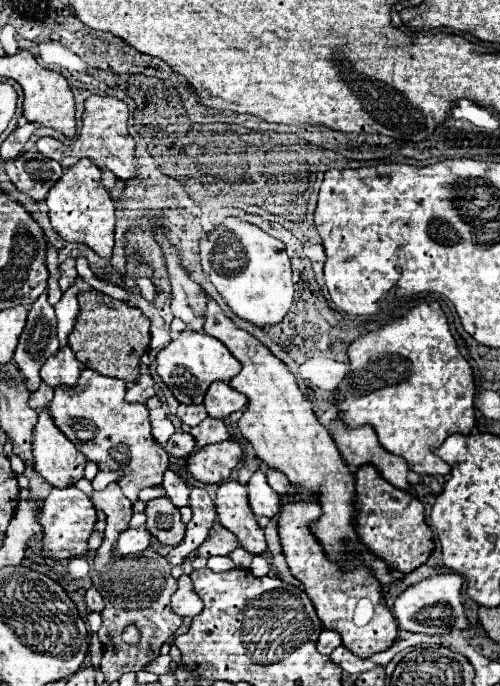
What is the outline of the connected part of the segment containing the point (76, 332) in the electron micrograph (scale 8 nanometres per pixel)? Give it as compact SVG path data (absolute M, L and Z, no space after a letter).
M98 291L98 295L84 295L84 299L80 295L80 313L72 333L68 335L68 345L84 367L98 371L100 375L118 377L122 381L136 381L140 375L140 357L150 343L148 329L150 319L144 317L140 309Z

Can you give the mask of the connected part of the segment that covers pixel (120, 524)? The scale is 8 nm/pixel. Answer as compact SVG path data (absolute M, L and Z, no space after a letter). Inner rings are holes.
M110 483L106 491L92 491L92 505L108 515L106 531L124 531L132 517L132 501L124 497L116 483Z

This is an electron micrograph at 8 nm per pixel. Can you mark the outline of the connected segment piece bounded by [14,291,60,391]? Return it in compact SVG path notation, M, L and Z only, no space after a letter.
M44 291L28 309L28 321L26 321L26 327L18 339L18 347L16 347L16 353L14 353L14 363L20 367L24 379L28 381L26 387L30 391L36 391L38 385L40 385L40 367L44 363L44 359L48 359L48 355L54 355L58 351L60 343L58 343L58 337L56 337L56 315L54 315L54 307L48 303L48 293Z

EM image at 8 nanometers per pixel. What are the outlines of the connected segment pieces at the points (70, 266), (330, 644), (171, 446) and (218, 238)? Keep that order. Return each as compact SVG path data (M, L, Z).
M68 257L64 263L60 263L60 287L62 291L66 291L70 285L74 285L78 273L76 273L76 267L74 267L74 259Z
M324 629L322 633L320 633L320 637L318 637L318 641L316 641L316 647L318 647L318 651L322 653L322 655L330 655L336 647L340 647L342 645L342 639L340 639L340 635L336 633L336 631L330 631L330 629Z
M178 431L174 433L170 439L168 439L168 445L166 445L166 451L172 455L172 457L188 457L194 449L196 441L192 439L190 433L184 433L184 431Z
M226 217L200 239L200 261L204 273L208 273L218 293L238 317L266 327L282 321L288 313L294 299L290 257L286 255L284 243L258 225L242 221L240 217Z

